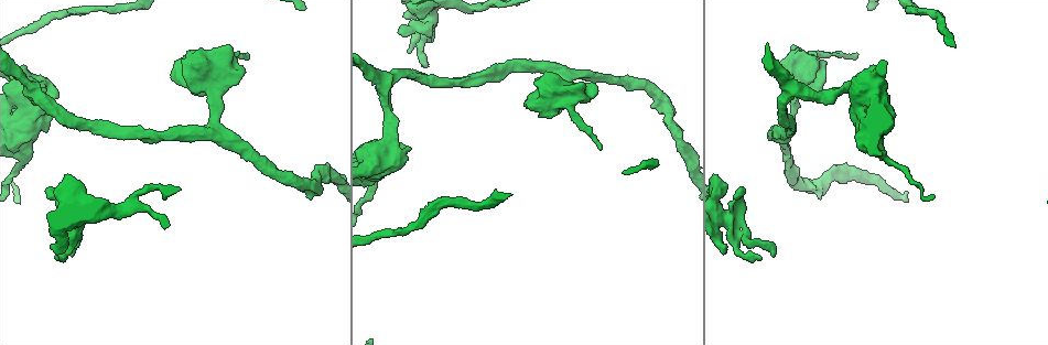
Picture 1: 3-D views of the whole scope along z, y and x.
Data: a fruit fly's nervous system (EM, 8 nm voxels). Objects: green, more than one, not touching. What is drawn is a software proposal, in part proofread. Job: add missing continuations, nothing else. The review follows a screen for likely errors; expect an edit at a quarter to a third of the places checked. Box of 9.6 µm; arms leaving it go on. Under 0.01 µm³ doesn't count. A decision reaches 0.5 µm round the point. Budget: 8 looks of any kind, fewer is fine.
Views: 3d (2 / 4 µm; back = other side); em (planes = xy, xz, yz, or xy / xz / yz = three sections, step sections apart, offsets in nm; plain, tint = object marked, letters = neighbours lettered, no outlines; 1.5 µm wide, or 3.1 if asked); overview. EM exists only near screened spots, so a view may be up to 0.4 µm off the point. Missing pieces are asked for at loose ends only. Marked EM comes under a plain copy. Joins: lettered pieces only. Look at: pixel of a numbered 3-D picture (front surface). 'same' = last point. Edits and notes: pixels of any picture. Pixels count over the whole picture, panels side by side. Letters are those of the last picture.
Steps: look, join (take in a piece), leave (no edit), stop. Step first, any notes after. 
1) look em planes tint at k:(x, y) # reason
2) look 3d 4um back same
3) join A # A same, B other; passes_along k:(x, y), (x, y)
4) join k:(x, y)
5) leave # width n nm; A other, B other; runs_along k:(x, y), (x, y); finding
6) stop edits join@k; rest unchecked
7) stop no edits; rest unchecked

look em planes letters at 1:(409, 150) # free end

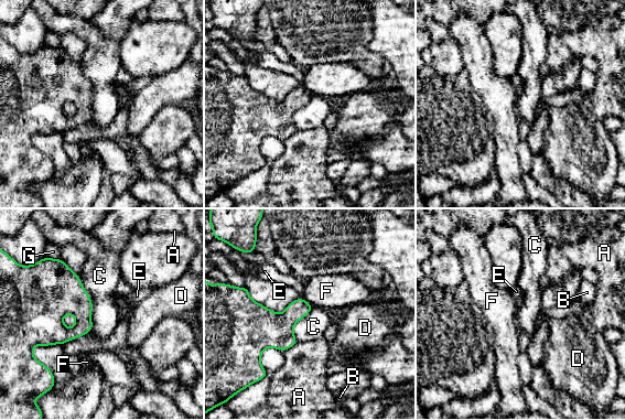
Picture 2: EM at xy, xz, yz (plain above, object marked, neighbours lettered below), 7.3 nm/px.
leave # A other, B other, C other, D other, E other, F other, G other; border 2:(78, 275), (93, 304), (88, 333); no lettered piece goes on from it

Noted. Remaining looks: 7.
look em planes letters at 1:(602, 148) # tapers out

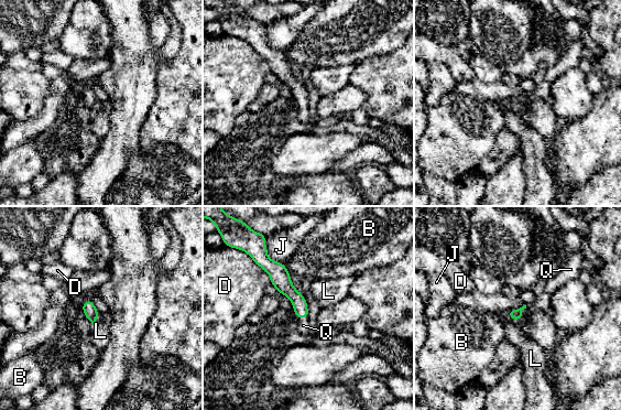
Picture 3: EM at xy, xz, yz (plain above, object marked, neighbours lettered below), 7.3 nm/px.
join Q # width 80 nm; B other, D other, J other, L other, Q same; the neuron continues

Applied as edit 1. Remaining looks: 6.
look overview

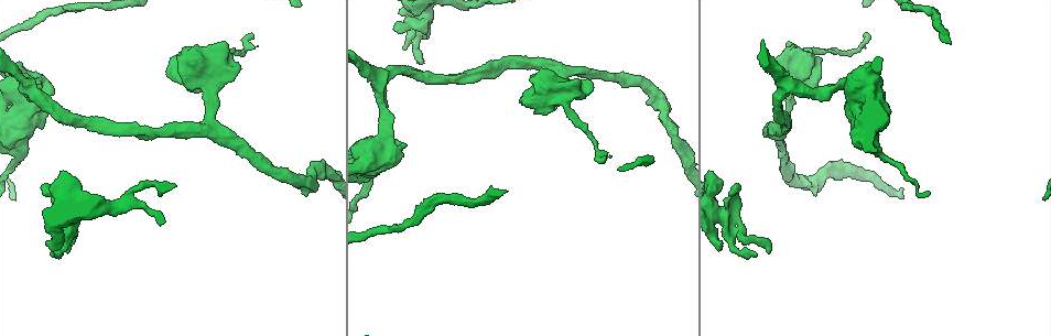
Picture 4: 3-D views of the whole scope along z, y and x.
look em planes letters at 4:(403, 50) # an open end

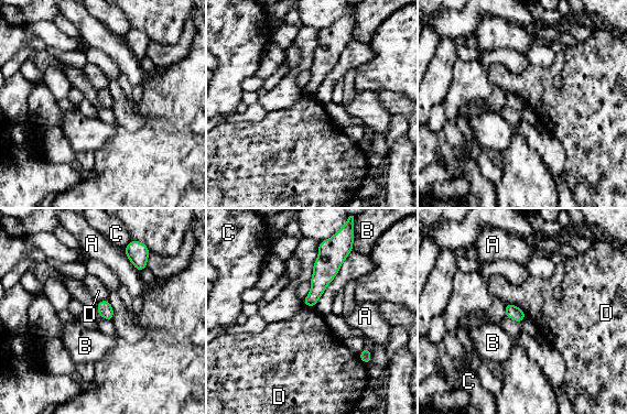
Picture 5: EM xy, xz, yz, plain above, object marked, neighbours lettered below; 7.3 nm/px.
leave # A other, B other, C other, D other; border 5:(507, 302), (518, 306), (527, 315); no lettered piece goes on from it

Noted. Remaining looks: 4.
stop edits join@3; rest unchecked

